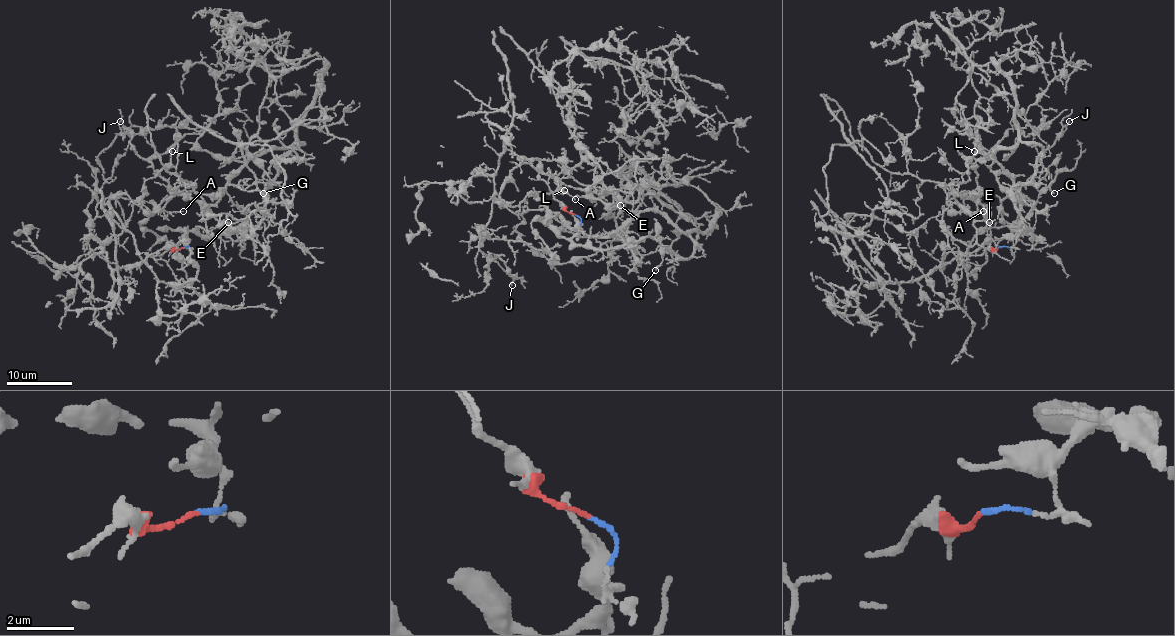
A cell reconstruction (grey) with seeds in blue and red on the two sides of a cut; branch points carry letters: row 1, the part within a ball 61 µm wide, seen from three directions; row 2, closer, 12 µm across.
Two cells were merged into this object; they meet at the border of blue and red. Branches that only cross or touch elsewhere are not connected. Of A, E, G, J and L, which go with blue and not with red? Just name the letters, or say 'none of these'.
G

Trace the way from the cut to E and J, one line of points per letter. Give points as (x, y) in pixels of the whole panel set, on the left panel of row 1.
E: (183, 248), (114, 269), (102, 248), (123, 228), (109, 202), (125, 193), (160, 210), (191, 185), (229, 223)
J: (183, 248), (114, 269), (89, 229), (87, 210), (104, 182), (97, 157), (120, 133), (120, 121)

